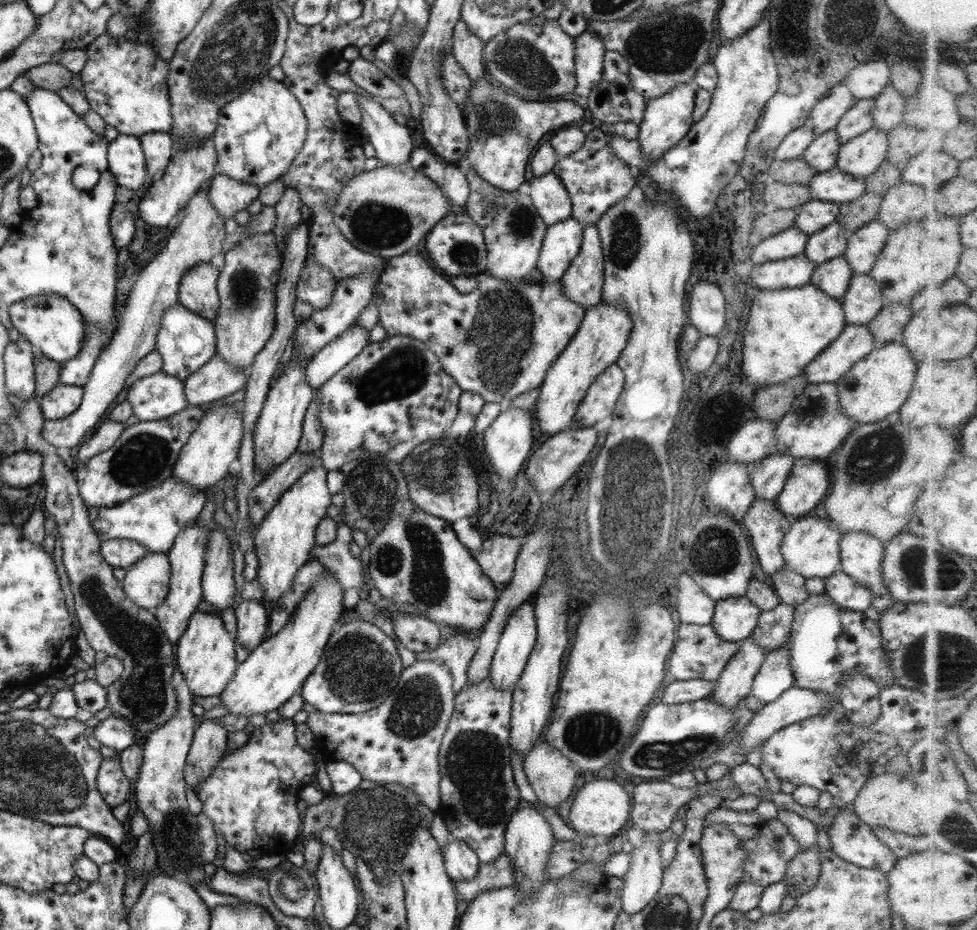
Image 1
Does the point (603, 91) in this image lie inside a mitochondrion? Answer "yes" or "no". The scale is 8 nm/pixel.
no

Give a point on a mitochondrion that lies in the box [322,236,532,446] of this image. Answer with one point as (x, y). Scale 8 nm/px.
(403, 371)

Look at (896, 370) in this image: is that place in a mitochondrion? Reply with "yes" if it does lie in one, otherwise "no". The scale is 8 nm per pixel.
no

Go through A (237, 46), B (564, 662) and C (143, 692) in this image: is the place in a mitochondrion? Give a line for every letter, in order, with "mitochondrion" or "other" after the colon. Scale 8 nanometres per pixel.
A: mitochondrion
B: other
C: mitochondrion

